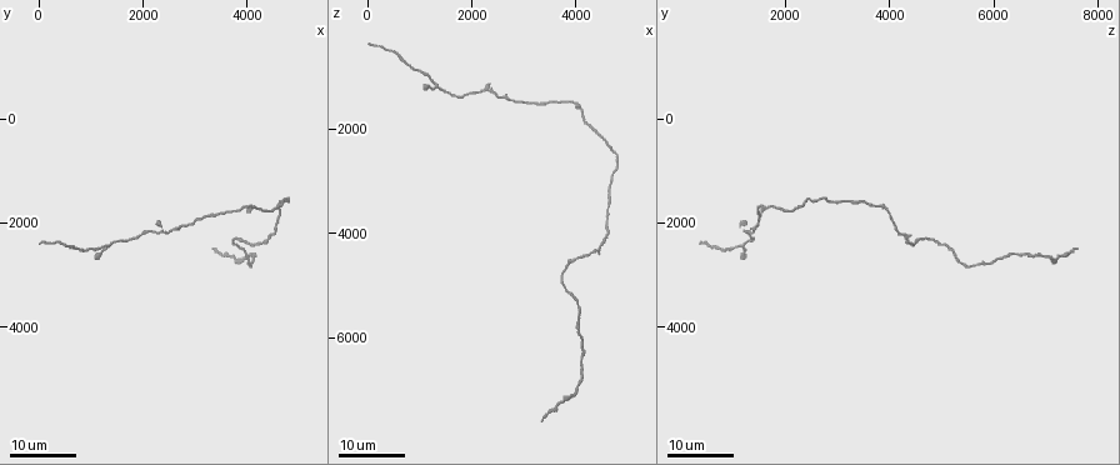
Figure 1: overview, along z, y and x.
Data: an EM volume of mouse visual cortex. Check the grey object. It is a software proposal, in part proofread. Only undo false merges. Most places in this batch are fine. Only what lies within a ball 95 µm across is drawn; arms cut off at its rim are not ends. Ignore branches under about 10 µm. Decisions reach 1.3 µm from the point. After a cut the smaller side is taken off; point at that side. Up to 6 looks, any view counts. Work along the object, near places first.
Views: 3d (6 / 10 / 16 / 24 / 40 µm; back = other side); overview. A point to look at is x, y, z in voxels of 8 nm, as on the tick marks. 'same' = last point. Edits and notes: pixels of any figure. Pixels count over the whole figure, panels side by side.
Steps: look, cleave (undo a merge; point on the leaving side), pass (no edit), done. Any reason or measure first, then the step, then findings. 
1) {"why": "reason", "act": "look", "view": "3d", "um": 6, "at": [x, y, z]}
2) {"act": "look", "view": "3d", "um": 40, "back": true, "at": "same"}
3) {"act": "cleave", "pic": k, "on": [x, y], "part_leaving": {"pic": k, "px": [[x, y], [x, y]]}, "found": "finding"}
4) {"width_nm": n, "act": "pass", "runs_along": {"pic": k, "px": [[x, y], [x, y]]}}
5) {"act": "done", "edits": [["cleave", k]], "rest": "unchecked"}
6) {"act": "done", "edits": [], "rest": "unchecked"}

{"why": "a narrow waist", "act": "look", "view": "3d", "um": 16, "at": [4850, 1550, 2700]}

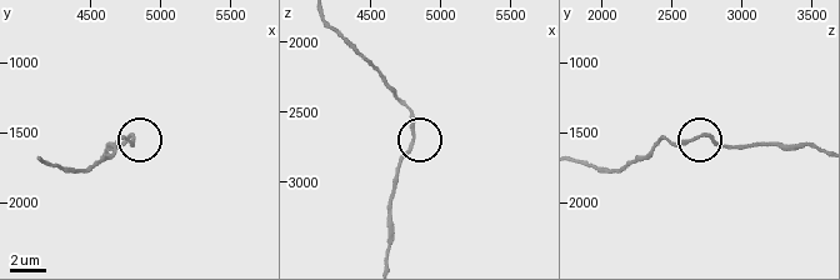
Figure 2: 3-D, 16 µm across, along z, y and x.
{"why": "closer look", "act": "look", "view": "3d", "um": 6, "at": [4800, 1540, 2700]}

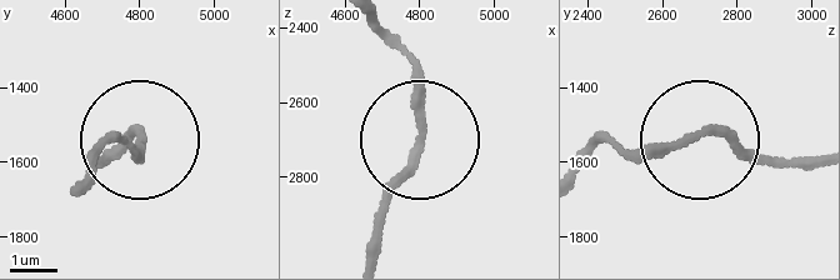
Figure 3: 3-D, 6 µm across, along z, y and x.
{"act": "look", "view": "3d", "um": 6, "back": true, "at": [4810, 1530, 2680]}

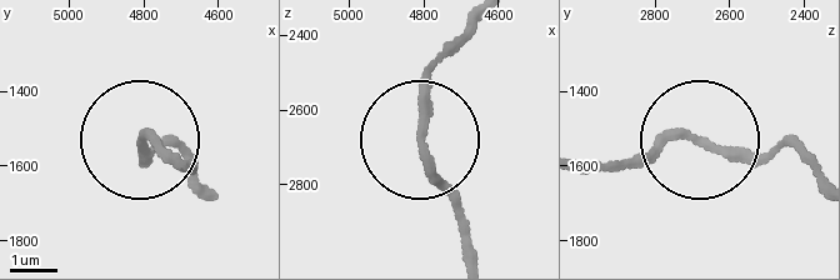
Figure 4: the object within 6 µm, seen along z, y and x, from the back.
{"act": "pass", "runs_along": {"pic": 4, "px": [[641, 158], [685, 134], [758, 154], [801, 146]]}, "found": "continuous, no second cell"}

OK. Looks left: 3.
{"why": "a narrow waist", "act": "look", "view": "3d", "um": 16, "at": [4600, 1700, 3750]}

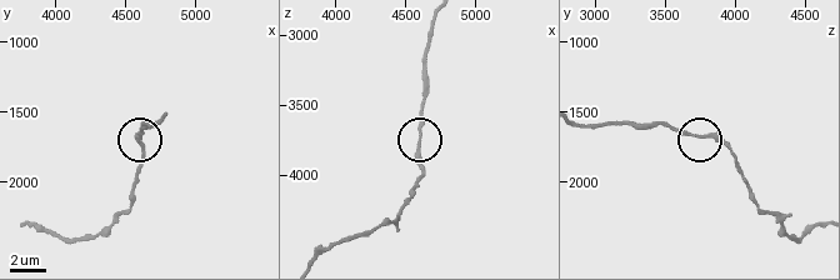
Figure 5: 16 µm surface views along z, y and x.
{"act": "look", "view": "3d", "um": 6, "at": [4580, 1680, 3760]}

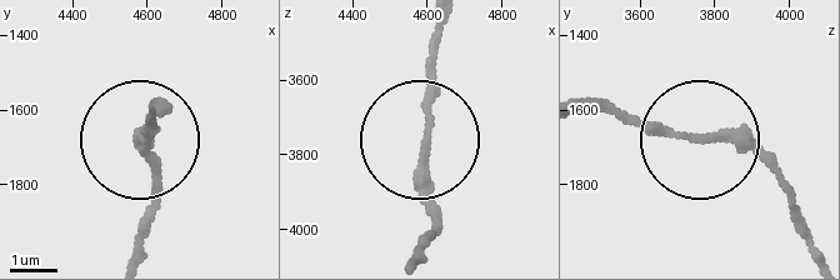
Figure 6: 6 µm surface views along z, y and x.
{"act": "pass", "runs_along": {"pic": 6, "px": [[444, 25], [424, 96], [436, 236]]}, "found": "all the same cell"}

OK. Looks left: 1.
{"act": "done", "edits": [], "rest": "unchecked"}

